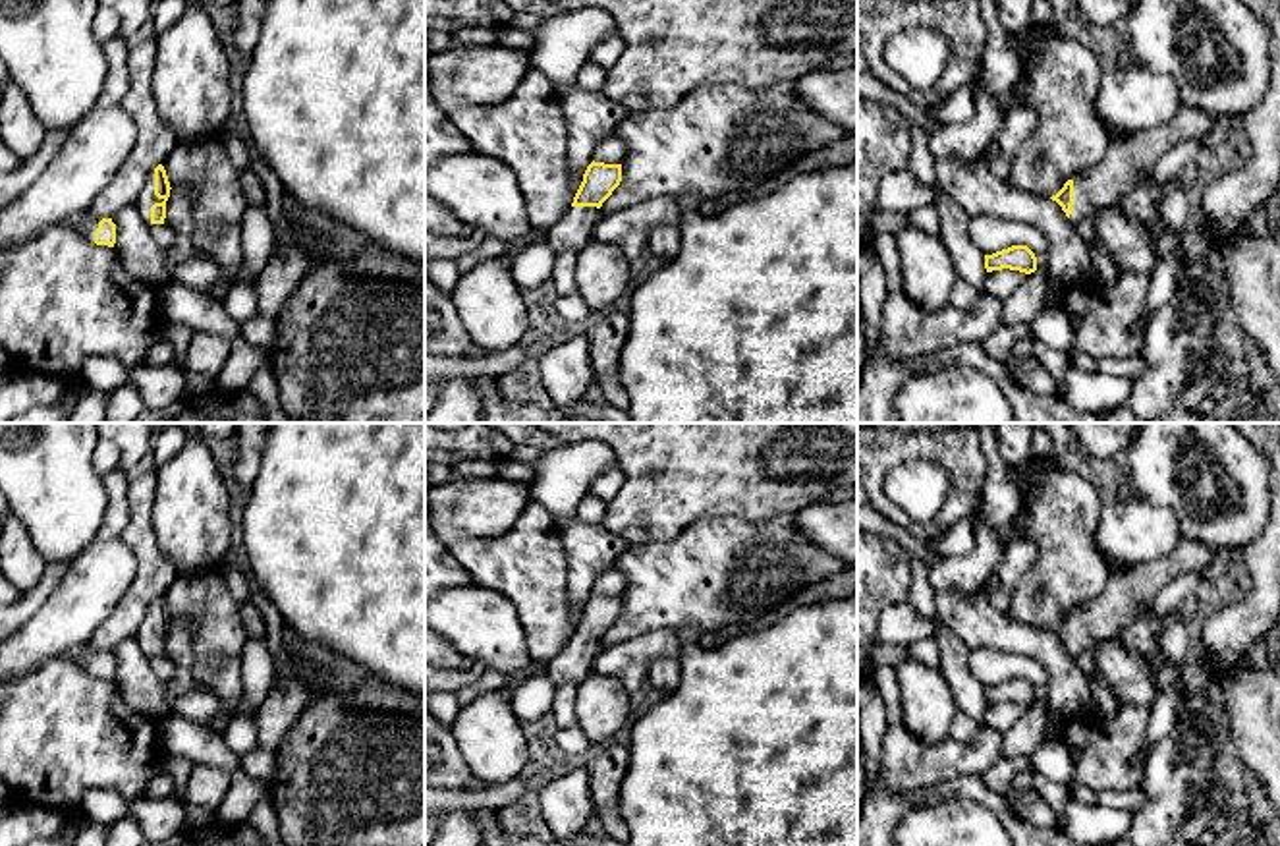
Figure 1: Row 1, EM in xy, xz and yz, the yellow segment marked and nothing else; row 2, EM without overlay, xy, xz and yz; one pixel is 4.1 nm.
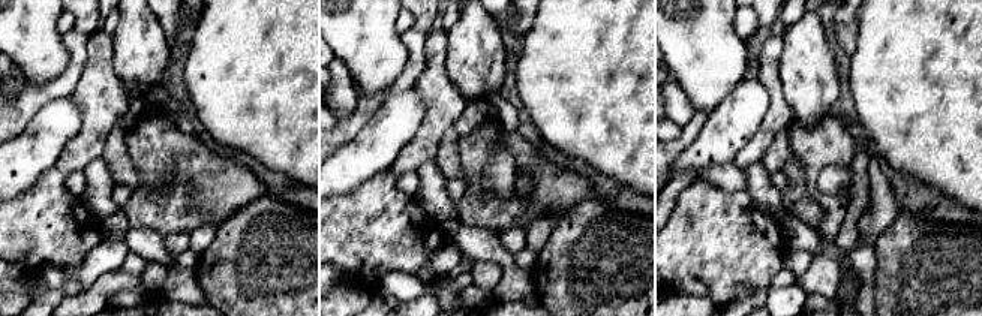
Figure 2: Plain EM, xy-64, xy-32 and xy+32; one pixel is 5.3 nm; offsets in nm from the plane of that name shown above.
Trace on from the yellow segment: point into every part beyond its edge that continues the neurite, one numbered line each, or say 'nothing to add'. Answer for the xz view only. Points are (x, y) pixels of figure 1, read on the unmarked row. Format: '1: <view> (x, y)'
1: xz (574, 663)

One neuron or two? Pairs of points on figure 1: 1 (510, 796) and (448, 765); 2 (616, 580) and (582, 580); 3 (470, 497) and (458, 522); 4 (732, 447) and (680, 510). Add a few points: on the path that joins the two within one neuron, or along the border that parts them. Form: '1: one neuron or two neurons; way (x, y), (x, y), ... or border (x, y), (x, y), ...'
1: two neurons; border (466, 787), (445, 790)
2: two neurons; border (612, 564), (597, 576), (591, 592)
3: one neuron; way (470, 503), (458, 516)
4: one neuron; way (717, 462), (684, 495)

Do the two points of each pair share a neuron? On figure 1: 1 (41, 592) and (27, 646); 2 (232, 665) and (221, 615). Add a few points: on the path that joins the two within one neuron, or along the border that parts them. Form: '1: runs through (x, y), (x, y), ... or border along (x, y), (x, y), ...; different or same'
1: border along (62, 576), (47, 601), (20, 626); different
2: runs through (230, 653), (221, 626); same

